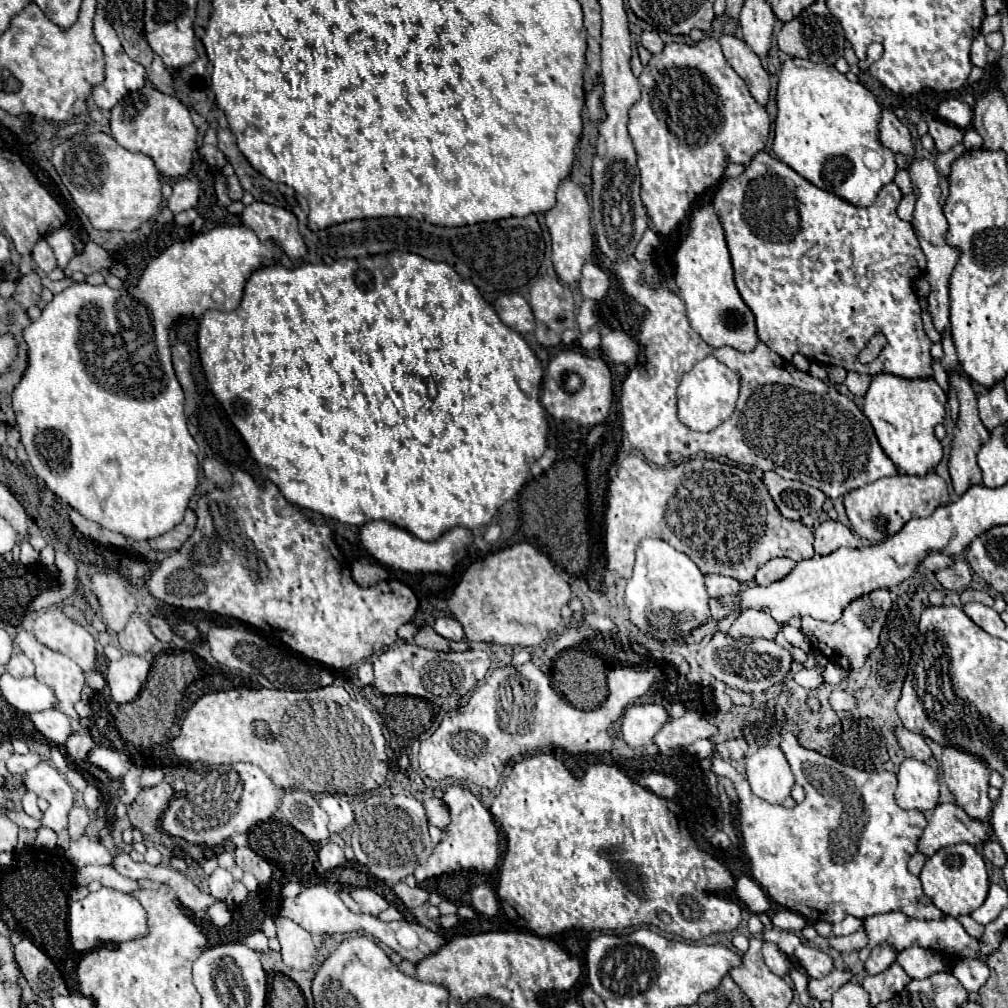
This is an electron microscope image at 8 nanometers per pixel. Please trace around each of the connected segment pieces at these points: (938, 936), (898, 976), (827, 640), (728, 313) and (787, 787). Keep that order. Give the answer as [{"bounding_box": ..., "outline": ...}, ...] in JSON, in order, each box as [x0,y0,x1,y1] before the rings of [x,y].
[{"bounding_box":[859,912,980,960],"outline":[[[887,912],[887,914],[877,914],[871,918],[865,918],[863,930],[865,930],[865,936],[869,942],[859,952],[861,960],[865,960],[871,954],[871,950],[879,944],[887,944],[887,946],[895,948],[897,952],[911,948],[911,946],[921,946],[921,948],[931,948],[931,950],[945,950],[949,954],[963,956],[963,958],[977,958],[980,954],[980,945],[969,944],[965,938],[963,926],[953,916],[945,916],[945,920],[915,920],[901,912]]]},{"bounding_box":[863,962,911,1006],"outline":[[[893,962],[887,970],[875,976],[867,976],[863,988],[869,992],[869,1004],[877,1006],[879,1002],[891,1000],[895,994],[899,994],[909,984],[909,980],[911,978],[905,974],[905,970],[897,962]]]},{"bounding_box":[801,590,893,670],"outline":[[[875,590],[867,596],[853,600],[835,624],[827,624],[811,616],[803,616],[801,632],[811,640],[813,648],[823,652],[827,658],[835,658],[835,654],[845,656],[851,662],[851,670],[859,670],[865,664],[865,658],[869,656],[869,652],[873,652],[879,644],[879,632],[883,628],[883,622],[891,604],[893,604],[893,594],[889,590]]]},{"bounding_box":[675,206,759,352],"outline":[[[703,206],[693,210],[687,234],[675,254],[675,282],[679,296],[687,306],[687,318],[691,328],[705,340],[709,346],[731,346],[739,352],[751,352],[759,344],[755,334],[755,316],[749,306],[743,302],[735,286],[733,266],[723,226],[713,206]]]},{"bounding_box":[747,746,795,804],"outline":[[[763,746],[747,756],[747,780],[753,794],[769,804],[781,804],[795,784],[791,768],[777,746]]]}]

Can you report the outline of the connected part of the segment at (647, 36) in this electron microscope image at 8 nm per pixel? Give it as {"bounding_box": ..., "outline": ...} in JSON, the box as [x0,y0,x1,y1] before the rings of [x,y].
{"bounding_box":[641,30,663,54],"outline":[[[655,30],[643,32],[643,34],[641,34],[641,44],[643,44],[643,48],[649,50],[651,54],[657,54],[657,52],[663,50],[663,40],[661,40],[661,36],[659,36]]]}

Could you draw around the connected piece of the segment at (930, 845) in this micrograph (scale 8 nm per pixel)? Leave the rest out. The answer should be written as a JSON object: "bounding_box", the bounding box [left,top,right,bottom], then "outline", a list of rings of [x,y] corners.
{"bounding_box":[919,804,989,856],"outline":[[[939,804],[919,840],[919,852],[931,856],[939,848],[959,842],[979,846],[985,838],[989,840],[989,828],[985,824],[971,820],[957,804]]]}

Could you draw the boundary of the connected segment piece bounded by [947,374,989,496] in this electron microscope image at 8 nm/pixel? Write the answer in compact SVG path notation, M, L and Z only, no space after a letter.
M953 374L951 376L951 386L957 392L959 398L959 418L957 418L957 430L953 430L953 442L951 442L951 452L949 452L949 474L953 480L953 488L955 492L961 496L969 486L973 484L981 484L981 470L977 464L977 452L979 448L989 440L989 430L981 424L979 414L977 414L977 396L971 388L971 382L967 378L961 378L961 374Z

